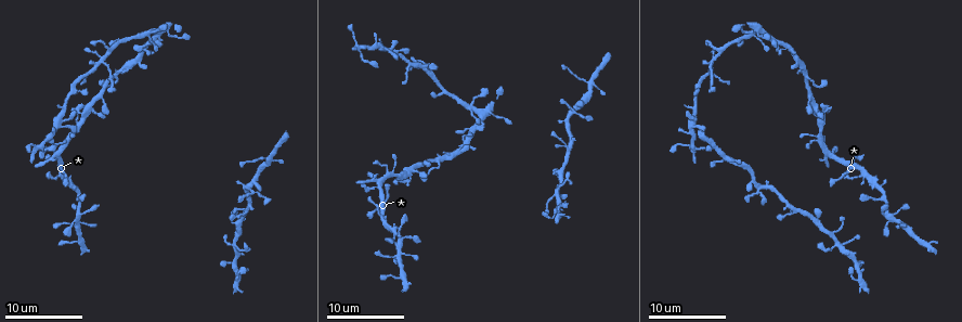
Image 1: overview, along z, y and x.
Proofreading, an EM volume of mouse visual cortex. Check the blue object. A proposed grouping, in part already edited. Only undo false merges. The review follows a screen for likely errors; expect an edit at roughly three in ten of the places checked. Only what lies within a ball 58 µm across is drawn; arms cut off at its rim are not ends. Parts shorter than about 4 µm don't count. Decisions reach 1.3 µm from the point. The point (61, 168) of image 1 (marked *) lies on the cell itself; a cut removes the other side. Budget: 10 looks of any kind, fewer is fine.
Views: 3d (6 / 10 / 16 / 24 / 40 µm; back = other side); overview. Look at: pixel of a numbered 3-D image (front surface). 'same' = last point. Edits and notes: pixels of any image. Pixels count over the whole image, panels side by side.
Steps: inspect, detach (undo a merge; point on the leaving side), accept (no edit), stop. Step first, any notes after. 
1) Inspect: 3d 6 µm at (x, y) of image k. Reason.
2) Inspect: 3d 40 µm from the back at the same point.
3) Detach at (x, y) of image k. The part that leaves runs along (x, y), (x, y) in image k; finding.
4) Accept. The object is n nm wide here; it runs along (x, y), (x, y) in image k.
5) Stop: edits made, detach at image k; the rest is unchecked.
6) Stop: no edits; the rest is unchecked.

Inspect: 3d 10 µm at (52, 154) of image 1. Four or more arms meet.

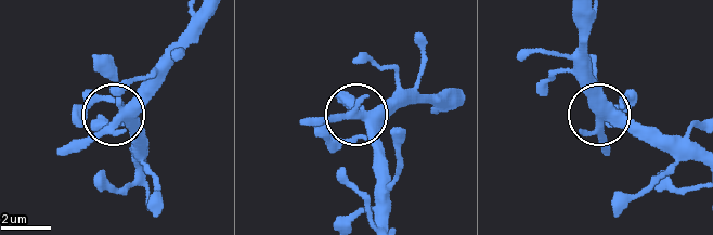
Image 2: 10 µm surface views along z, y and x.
Accept. 5 arms meet here; all the same cell.

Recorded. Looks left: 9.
Inspect: 3d 10 µm at (360, 51) of image 1. Small branch off a trunk.

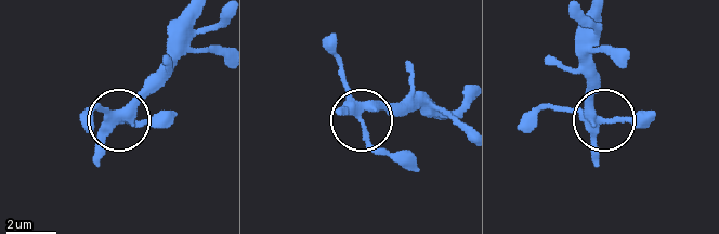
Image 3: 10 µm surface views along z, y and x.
Accept. The object is 350 nm wide here; one cell here.

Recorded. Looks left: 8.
Inspect: 3d 10 µm at (82, 212) of image 1.

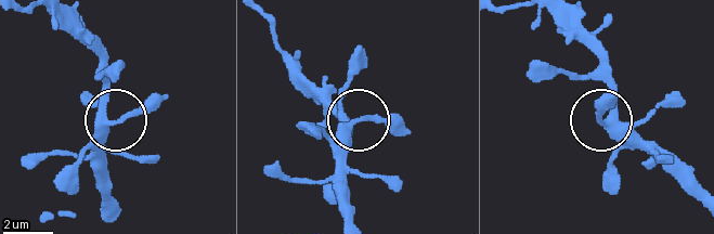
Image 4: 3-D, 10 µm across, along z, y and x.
Accept. All the same cell.

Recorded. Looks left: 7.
Inspect: 3d 10 µm at (102, 61) of image 1.

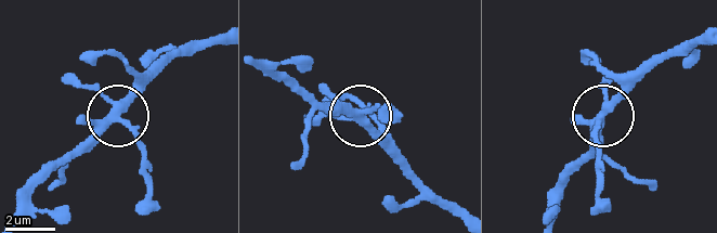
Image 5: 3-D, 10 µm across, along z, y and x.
Inspect: 3d 6 µm at (119, 118) of image 5. Closer look.

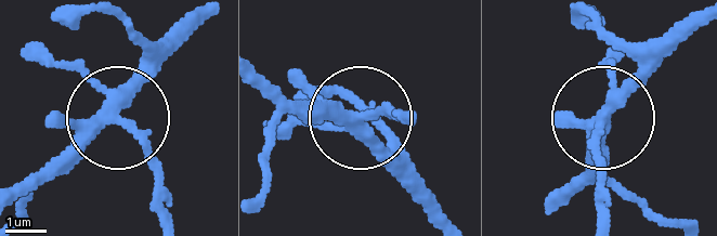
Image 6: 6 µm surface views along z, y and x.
Accept. The object is 300 nm wide here; it runs along (699, 21), (602, 125), (595, 218) in image 6; continuous, no second cell.

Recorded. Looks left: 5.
Inspect: 3d 16 µm at (587, 82) of image 1. Four-way junction.

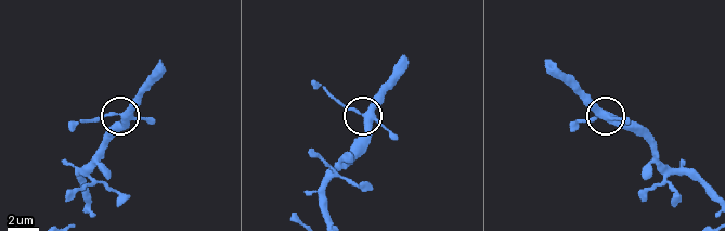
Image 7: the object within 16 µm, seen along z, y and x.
Accept. 4 arms meet here; continuous, no second cell.

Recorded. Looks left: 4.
Stop: no edits; the rest is unchecked.

